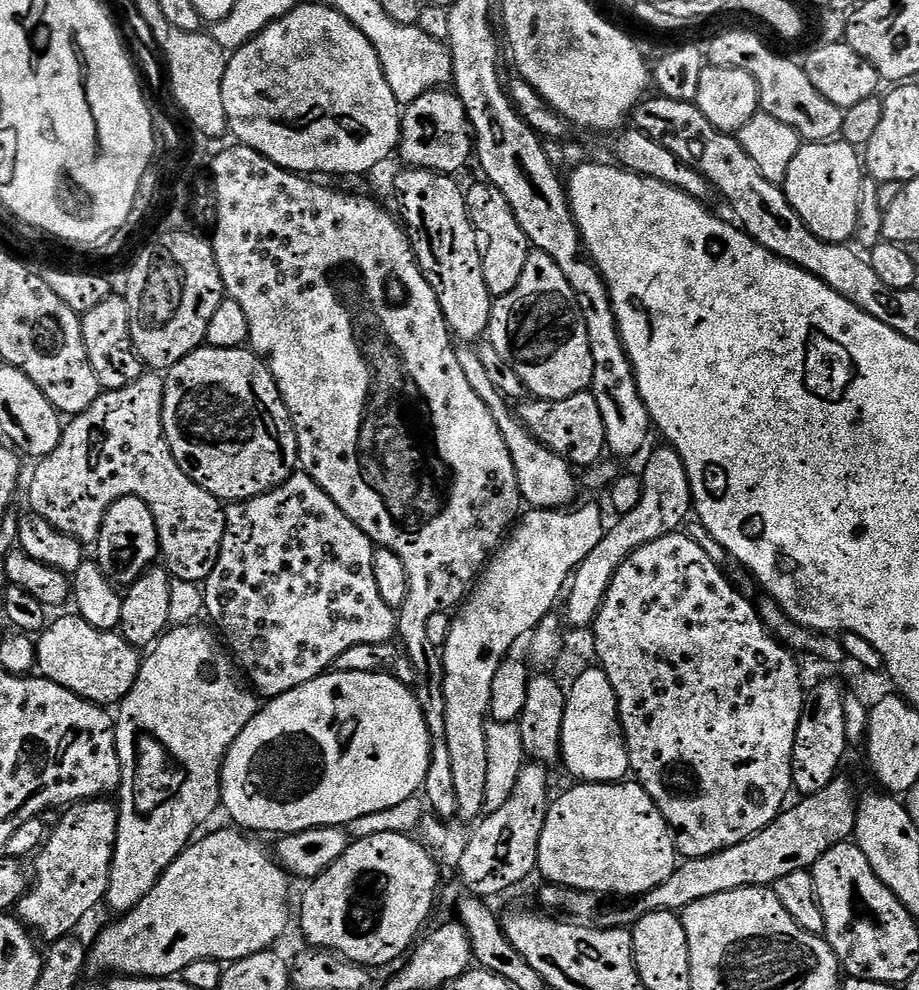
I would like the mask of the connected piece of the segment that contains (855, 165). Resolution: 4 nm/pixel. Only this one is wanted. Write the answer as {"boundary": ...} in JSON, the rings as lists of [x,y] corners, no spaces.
{"boundary":[[[843,139],[828,140],[824,144],[801,143],[790,170],[782,183],[790,206],[802,222],[818,238],[831,244],[848,244],[855,237],[858,226],[858,198],[862,160],[857,149]]]}

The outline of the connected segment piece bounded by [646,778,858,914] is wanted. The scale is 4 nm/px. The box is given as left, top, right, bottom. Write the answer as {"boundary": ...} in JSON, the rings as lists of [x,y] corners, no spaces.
{"boundary":[[[837,778],[830,782],[830,786],[826,786],[826,790],[822,790],[813,796],[805,796],[797,799],[797,804],[785,807],[778,818],[774,818],[774,822],[770,822],[770,826],[766,826],[766,830],[762,830],[758,834],[754,834],[750,838],[746,838],[746,842],[738,842],[738,846],[730,846],[726,850],[718,850],[718,854],[710,854],[702,858],[694,858],[693,860],[684,858],[679,861],[674,870],[674,874],[670,874],[670,878],[666,878],[666,882],[662,882],[662,886],[654,886],[654,890],[646,893],[646,905],[649,912],[675,912],[677,914],[683,912],[686,906],[694,906],[694,902],[702,902],[702,898],[714,898],[714,894],[726,894],[730,890],[742,890],[743,888],[766,888],[778,882],[778,878],[783,878],[785,874],[794,874],[794,870],[809,870],[813,864],[818,862],[818,858],[822,858],[822,854],[826,854],[826,850],[830,850],[834,846],[851,841],[856,830],[856,806],[858,803],[857,793],[852,793],[852,788],[843,778]]]}

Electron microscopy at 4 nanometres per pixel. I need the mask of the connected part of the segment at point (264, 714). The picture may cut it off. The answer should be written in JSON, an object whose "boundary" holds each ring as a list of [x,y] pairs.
{"boundary":[[[329,670],[323,676],[314,678],[286,694],[271,697],[265,704],[268,705],[265,708],[263,705],[256,711],[254,718],[246,722],[246,730],[242,730],[238,738],[234,738],[234,742],[228,748],[228,753],[224,756],[224,765],[220,767],[220,803],[223,811],[228,811],[229,818],[233,820],[231,823],[237,829],[247,830],[252,834],[260,834],[256,832],[291,834],[311,828],[338,828],[366,814],[378,814],[378,810],[390,810],[398,806],[398,802],[413,799],[423,789],[432,753],[432,739],[428,733],[426,718],[416,701],[416,692],[396,680],[387,671],[337,672]]]}

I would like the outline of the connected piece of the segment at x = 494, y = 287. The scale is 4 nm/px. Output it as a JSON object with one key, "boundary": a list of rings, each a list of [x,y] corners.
{"boundary":[[[467,185],[464,201],[472,224],[476,227],[476,235],[480,237],[480,257],[482,258],[482,274],[486,278],[486,286],[493,298],[510,294],[514,286],[518,286],[518,278],[522,278],[522,270],[526,266],[526,258],[530,245],[522,226],[518,226],[518,218],[514,218],[514,210],[510,210],[510,202],[494,185]]]}

